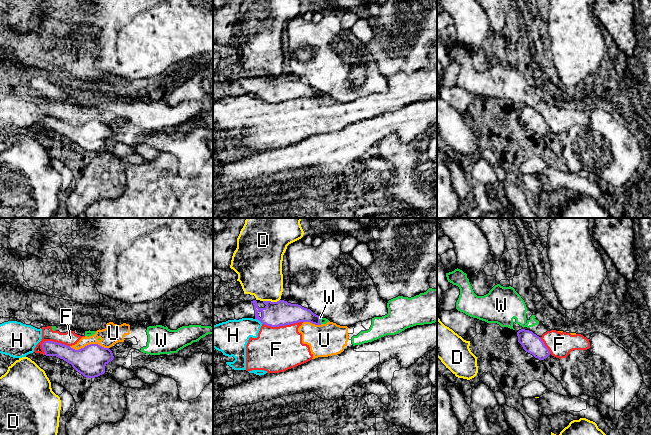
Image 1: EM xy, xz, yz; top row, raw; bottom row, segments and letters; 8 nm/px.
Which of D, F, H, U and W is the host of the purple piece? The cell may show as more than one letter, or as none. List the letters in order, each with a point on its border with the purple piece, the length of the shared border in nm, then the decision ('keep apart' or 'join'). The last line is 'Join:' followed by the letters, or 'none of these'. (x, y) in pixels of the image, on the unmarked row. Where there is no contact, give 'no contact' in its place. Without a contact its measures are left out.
D: meets purple in xz at (270, 77); contact 140 nm long; keep apart
F: meets purple in xz at (282, 101); contact 320 nm long; keep apart
H: meets purple in xz at (259, 96); contact 80 nm long; keep apart
U: meets purple in xy at (89, 121); contact 320 nm long; keep apart
W: meets purple in xz at (319, 96); contact 60 nm long; keep apart
Join: none of these

